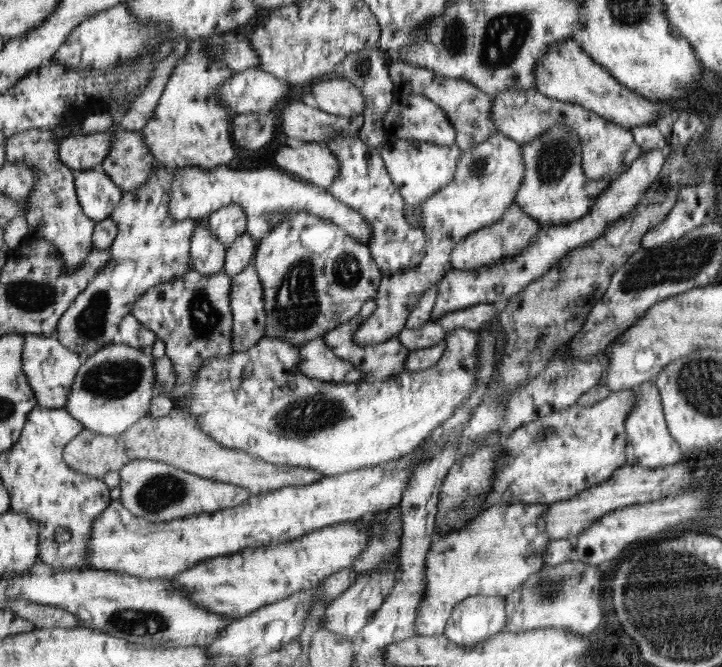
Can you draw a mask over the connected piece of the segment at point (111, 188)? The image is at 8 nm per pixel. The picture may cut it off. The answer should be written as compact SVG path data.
M102 165L92 170L82 170L75 178L75 191L85 215L96 222L111 217L124 193Z

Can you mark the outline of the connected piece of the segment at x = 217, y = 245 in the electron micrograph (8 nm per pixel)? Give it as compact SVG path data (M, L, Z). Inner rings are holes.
M207 221L200 222L191 242L191 266L203 275L222 271L226 248L216 234L210 231Z

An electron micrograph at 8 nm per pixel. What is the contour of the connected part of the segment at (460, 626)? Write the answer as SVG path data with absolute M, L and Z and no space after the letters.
M468 597L455 606L444 634L453 643L474 647L499 634L504 622L507 622L507 613L502 597Z

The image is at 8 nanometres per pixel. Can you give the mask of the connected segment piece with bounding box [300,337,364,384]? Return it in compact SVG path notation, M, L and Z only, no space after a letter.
M323 337L306 341L300 346L300 355L303 362L300 364L300 371L308 378L319 379L320 382L356 383L364 374L356 370L356 366L346 359L336 355Z

